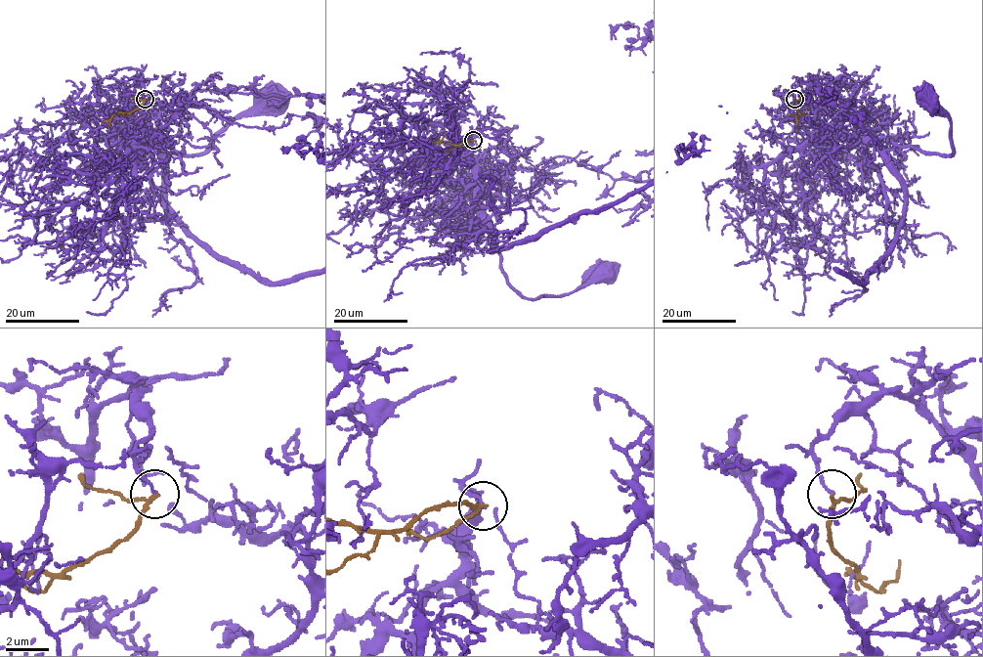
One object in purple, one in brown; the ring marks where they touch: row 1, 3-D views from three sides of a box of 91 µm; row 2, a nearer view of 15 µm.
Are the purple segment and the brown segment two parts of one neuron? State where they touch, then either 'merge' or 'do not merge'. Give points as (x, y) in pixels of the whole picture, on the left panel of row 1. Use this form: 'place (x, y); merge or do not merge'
place (145, 99); do not merge

